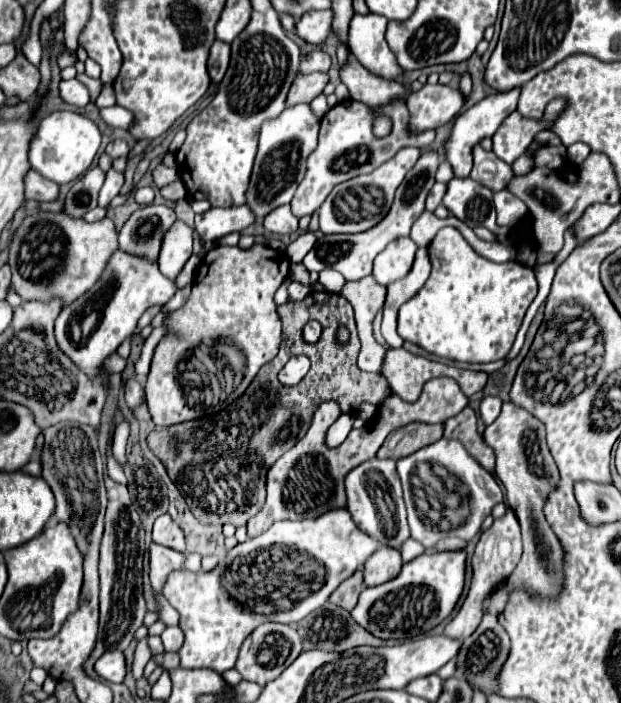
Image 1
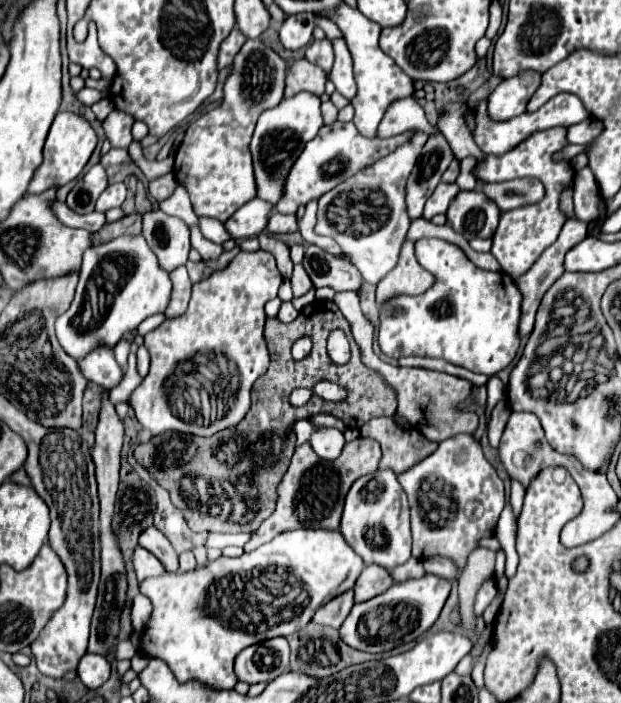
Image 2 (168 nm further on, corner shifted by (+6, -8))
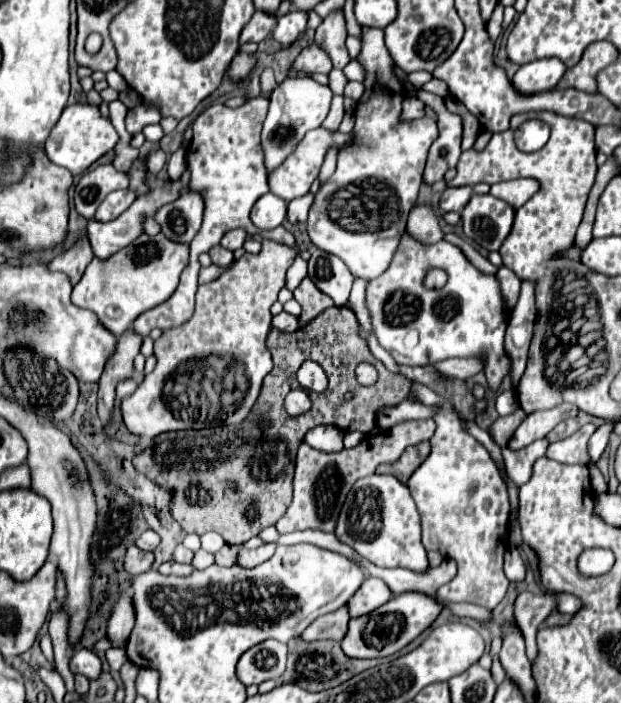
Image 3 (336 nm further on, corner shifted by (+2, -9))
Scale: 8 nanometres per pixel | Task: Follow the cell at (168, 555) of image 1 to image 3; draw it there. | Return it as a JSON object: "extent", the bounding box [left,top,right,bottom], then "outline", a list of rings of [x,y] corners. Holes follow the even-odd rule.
{"extent":[124,545,154,575],"outline":[[[136,545],[128,547],[126,551],[126,559],[124,559],[124,569],[130,573],[130,575],[142,575],[146,571],[152,569],[152,563],[154,563],[154,553],[146,553],[142,549],[138,549]]]}

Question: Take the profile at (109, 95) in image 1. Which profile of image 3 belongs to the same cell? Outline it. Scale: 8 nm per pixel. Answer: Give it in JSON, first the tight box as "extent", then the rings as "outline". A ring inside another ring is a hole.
{"extent":[126,105,160,135],"outline":[[[138,105],[134,109],[128,111],[126,115],[126,129],[130,135],[136,135],[142,131],[144,125],[150,125],[150,123],[158,123],[160,121],[160,113],[154,111],[152,107],[144,107],[144,105]]]}

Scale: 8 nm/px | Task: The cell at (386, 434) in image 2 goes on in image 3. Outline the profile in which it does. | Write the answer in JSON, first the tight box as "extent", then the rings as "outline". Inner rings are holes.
{"extent":[376,441,430,483],"outline":[[[422,441],[420,445],[408,447],[396,463],[380,465],[376,469],[376,473],[388,473],[388,475],[398,477],[402,483],[406,483],[410,479],[410,475],[416,471],[416,467],[420,467],[422,461],[428,457],[428,453],[430,453],[430,443]]]}

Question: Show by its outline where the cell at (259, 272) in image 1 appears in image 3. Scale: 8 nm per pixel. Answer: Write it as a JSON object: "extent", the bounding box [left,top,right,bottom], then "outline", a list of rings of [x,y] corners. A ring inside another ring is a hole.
{"extent":[122,239,296,437],"outline":[[[264,239],[262,251],[258,255],[244,253],[216,281],[198,287],[196,311],[192,319],[188,319],[180,327],[166,329],[164,335],[160,335],[154,341],[154,357],[158,359],[154,371],[146,375],[144,381],[138,385],[138,389],[122,401],[122,417],[130,433],[156,437],[164,431],[238,425],[248,417],[260,393],[262,379],[272,369],[272,357],[270,357],[270,351],[266,349],[266,335],[272,323],[270,307],[278,299],[278,291],[284,287],[284,275],[288,267],[292,265],[294,257],[296,253],[290,247]]]}

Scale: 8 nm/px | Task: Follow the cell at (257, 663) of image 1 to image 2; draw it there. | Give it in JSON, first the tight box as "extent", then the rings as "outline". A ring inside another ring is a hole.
{"extent":[234,638,290,682],"outline":[[[270,638],[260,644],[248,646],[238,654],[234,662],[234,672],[240,682],[272,682],[288,670],[290,646],[286,638]]]}

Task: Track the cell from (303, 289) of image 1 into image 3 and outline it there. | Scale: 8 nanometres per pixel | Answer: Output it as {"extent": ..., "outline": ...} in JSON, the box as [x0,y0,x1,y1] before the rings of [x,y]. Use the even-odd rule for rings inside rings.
{"extent":[272,311,300,333],"outline":[[[282,311],[280,315],[276,315],[276,317],[272,319],[272,325],[274,325],[276,329],[284,331],[284,333],[292,333],[292,331],[296,331],[296,329],[298,329],[298,325],[300,325],[300,317],[290,315],[290,313]]]}

